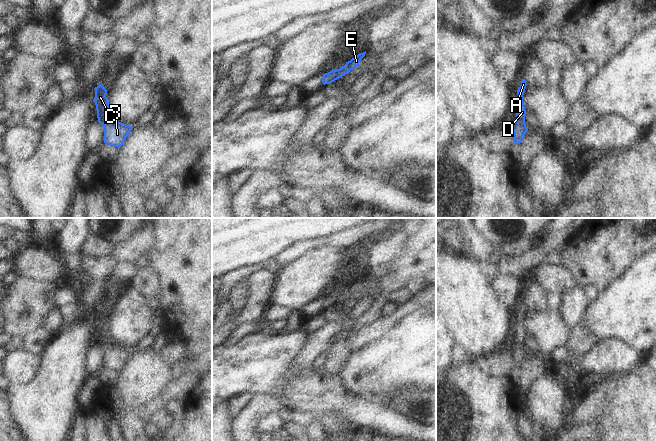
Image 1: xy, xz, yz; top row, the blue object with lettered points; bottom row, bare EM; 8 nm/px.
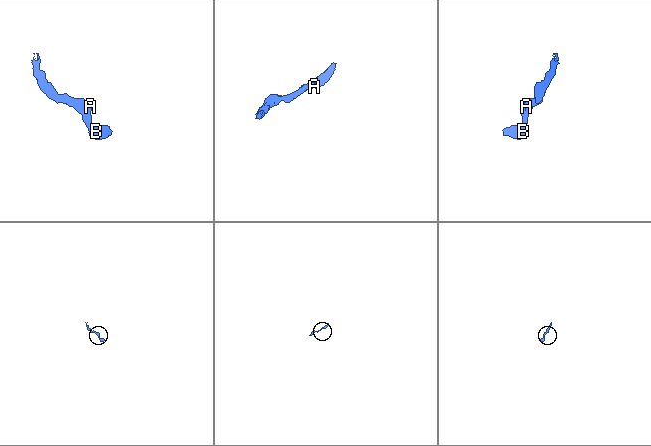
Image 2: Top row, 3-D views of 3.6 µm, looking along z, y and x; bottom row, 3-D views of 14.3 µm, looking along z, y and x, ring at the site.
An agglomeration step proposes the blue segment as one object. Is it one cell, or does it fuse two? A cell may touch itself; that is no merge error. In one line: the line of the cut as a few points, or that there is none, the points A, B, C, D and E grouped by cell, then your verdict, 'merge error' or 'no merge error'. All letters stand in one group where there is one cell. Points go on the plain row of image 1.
no cut | A B C D E | no merge error

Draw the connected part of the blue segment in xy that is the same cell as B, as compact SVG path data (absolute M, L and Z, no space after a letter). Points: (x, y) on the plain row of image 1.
M102 308L94 312L94 326L97 334L98 346L104 351L104 367L113 371L121 371L130 358L132 350L120 347L110 342L107 314Z

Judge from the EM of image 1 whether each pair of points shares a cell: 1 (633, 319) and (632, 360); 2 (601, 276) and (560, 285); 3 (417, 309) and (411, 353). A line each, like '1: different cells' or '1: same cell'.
1: different cells
2: different cells
3: same cell

